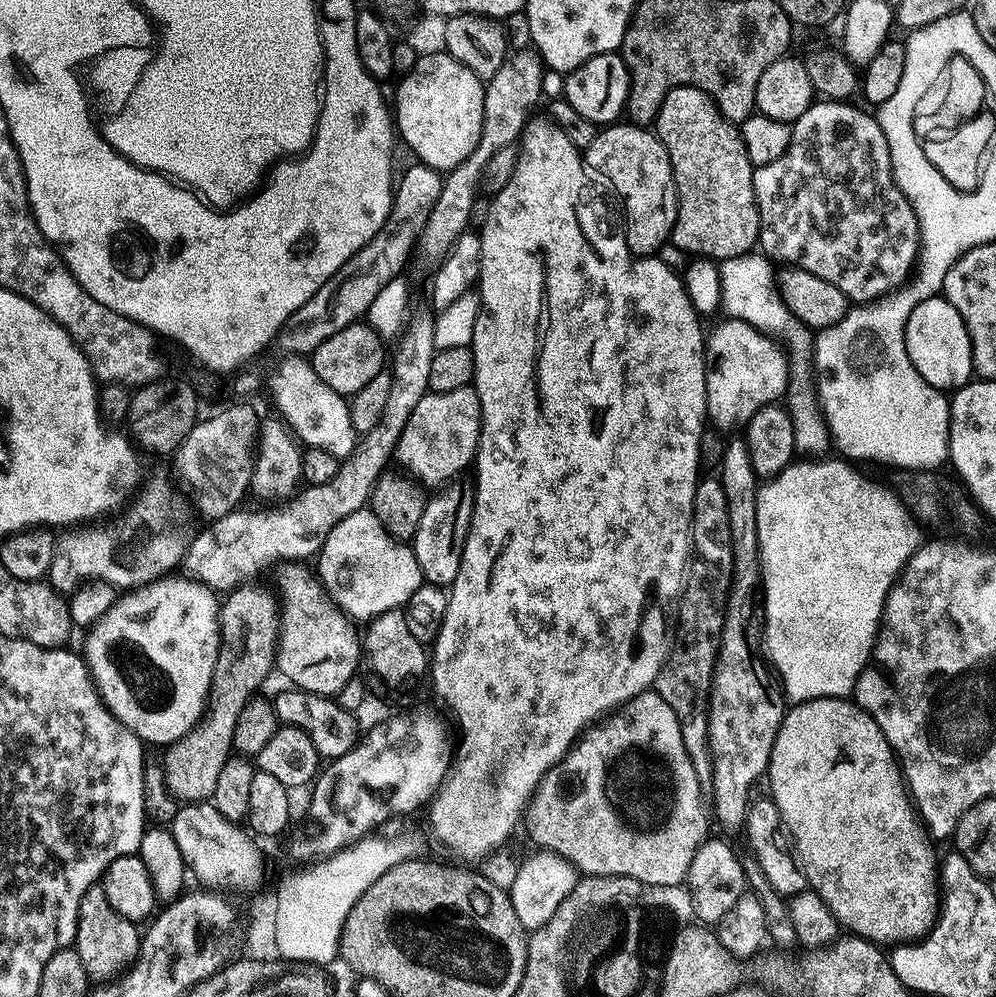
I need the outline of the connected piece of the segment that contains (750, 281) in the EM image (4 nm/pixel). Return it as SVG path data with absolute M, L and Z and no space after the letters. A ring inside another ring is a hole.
M749 254L719 261L719 307L722 312L724 310L725 317L746 322L773 338L785 336L788 339L786 352L790 357L790 379L786 389L786 411L792 420L796 452L809 452L812 455L809 457L820 458L825 455L823 452L827 450L828 444L830 448L830 429L814 387L814 372L810 367L814 356L814 340L809 329L796 319L787 302L780 296L778 276L775 271L772 273L772 268L774 269L773 261L763 254Z

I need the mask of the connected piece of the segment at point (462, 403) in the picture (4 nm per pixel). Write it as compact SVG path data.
M469 386L462 390L450 390L450 394L429 392L420 399L398 438L394 456L405 464L403 467L413 477L425 485L440 486L457 477L454 475L475 461L479 446L480 399L475 387Z

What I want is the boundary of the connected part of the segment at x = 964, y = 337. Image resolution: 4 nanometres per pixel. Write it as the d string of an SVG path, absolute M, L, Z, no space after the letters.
M937 294L918 302L914 310L910 310L910 318L904 331L906 338L906 354L910 354L910 362L914 362L914 370L922 374L930 386L941 390L963 388L973 379L972 339L964 325L962 314Z

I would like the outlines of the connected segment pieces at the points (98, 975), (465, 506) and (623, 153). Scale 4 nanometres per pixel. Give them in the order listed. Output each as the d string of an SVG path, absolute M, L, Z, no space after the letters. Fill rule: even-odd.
M97 886L86 890L82 898L82 906L78 906L74 950L78 958L82 958L82 966L86 970L89 981L115 981L137 963L142 936L139 931L136 933L136 928L137 925L133 921L122 918L122 914L118 914L118 910L114 910L114 906L106 902L103 887Z
M449 483L441 487L436 497L429 499L422 510L422 522L410 547L418 558L425 581L437 586L451 586L462 566L464 543L470 530L472 511L476 505L476 489L471 483ZM449 487L449 488L448 488Z
M613 122L601 127L586 150L586 164L593 173L601 172L624 199L624 212L628 215L624 236L628 239L628 251L636 258L655 257L659 253L656 251L671 241L678 214L672 163L655 131L631 122Z

